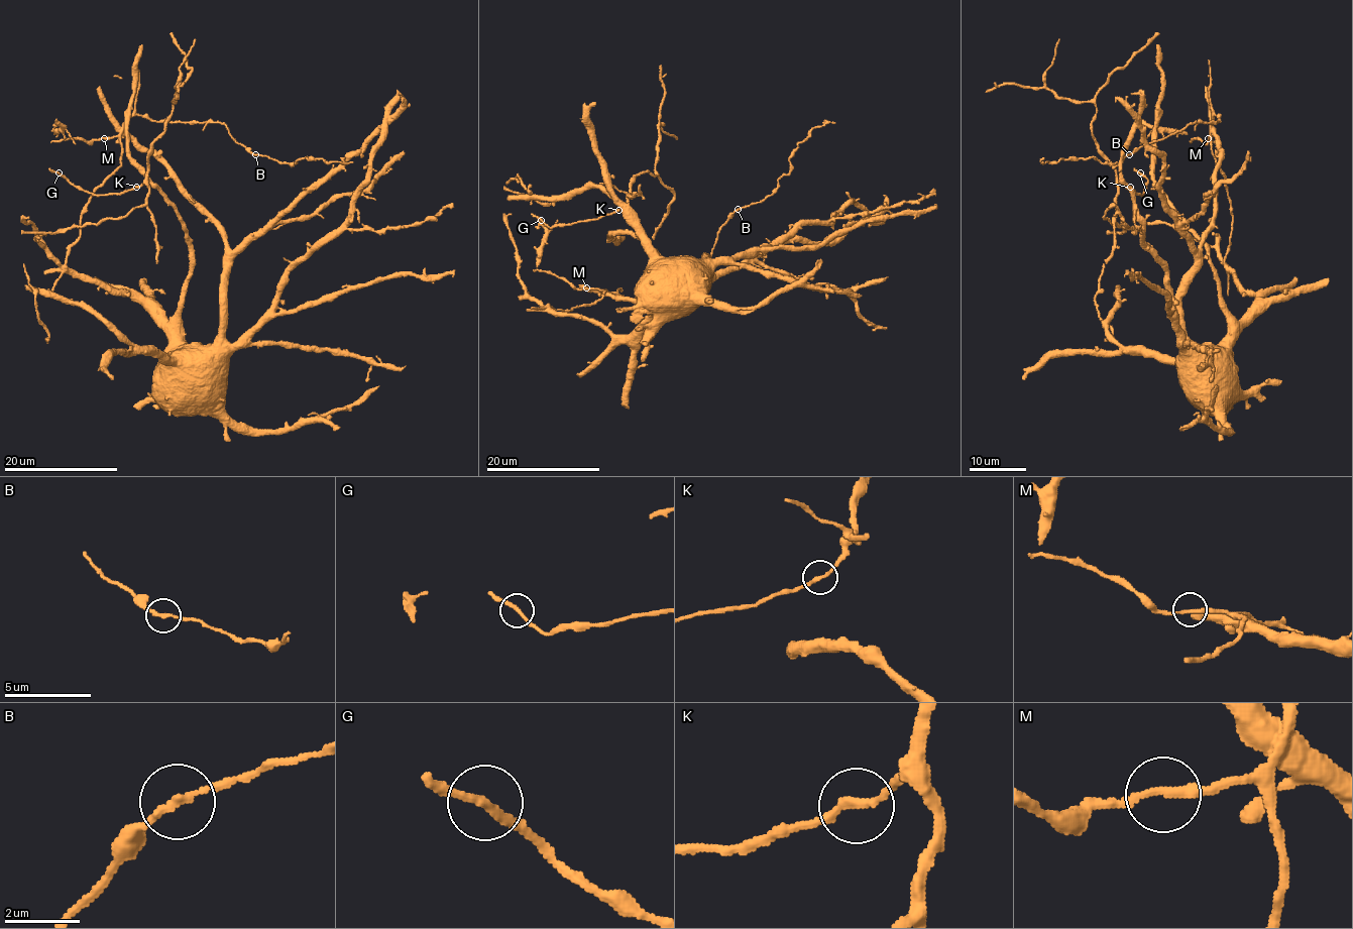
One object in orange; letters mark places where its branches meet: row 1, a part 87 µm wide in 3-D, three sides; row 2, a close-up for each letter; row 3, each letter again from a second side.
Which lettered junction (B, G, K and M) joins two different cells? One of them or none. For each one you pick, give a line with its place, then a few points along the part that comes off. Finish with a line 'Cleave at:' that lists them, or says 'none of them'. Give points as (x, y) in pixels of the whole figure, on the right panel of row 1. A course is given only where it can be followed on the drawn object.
Cleave at: none of them

